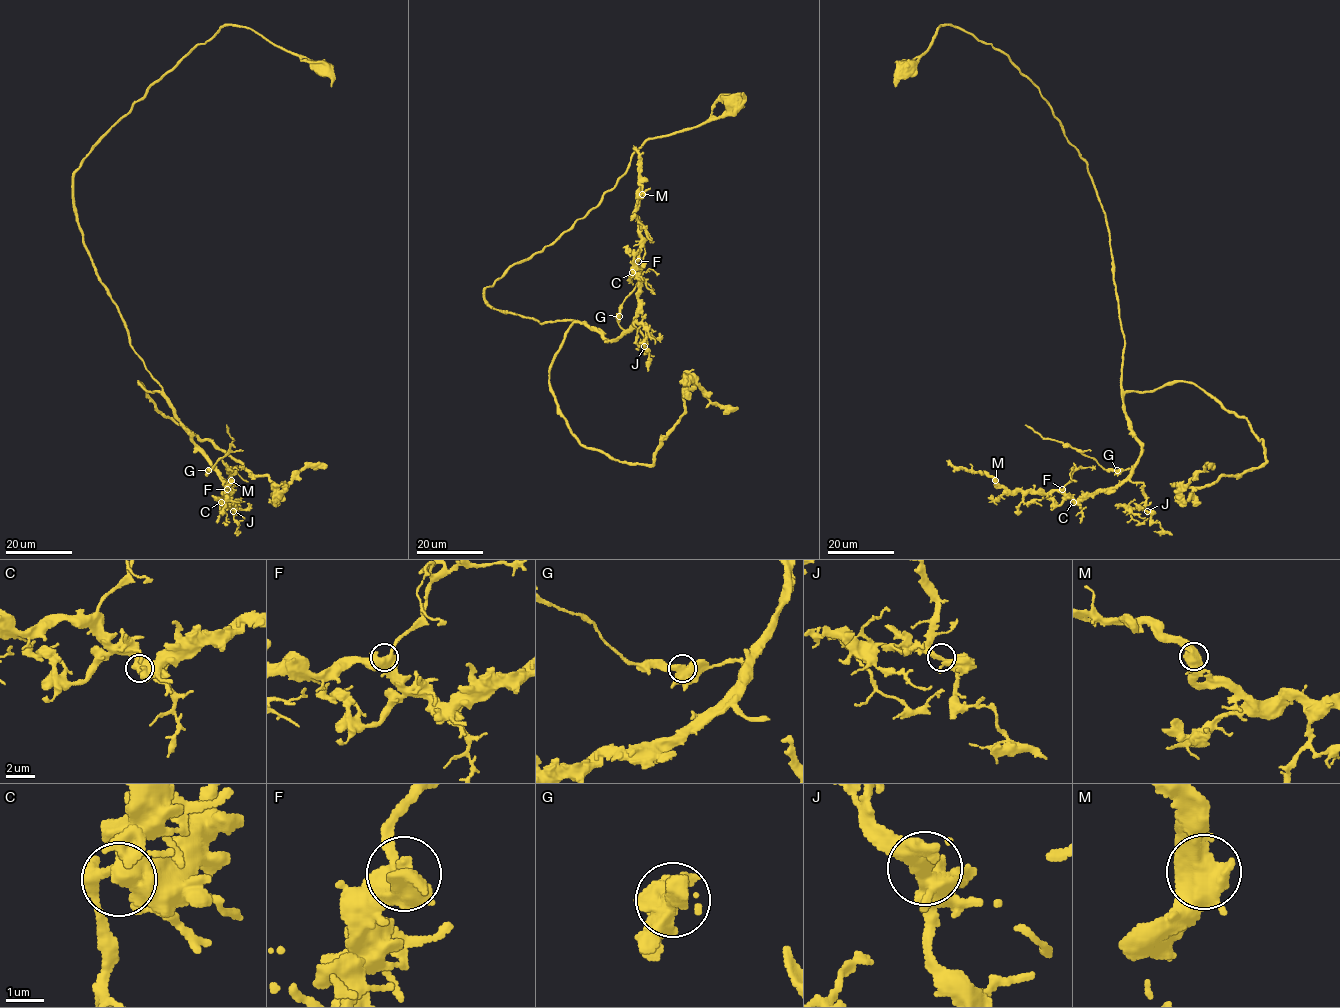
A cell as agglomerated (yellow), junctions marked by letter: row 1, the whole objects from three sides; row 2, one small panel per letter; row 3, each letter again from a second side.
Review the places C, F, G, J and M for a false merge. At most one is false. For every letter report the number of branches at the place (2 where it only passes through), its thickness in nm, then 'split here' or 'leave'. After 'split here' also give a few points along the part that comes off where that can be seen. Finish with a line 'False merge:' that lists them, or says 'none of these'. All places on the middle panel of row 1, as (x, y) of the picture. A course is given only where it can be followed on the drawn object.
C: branches 3; calibre 500 nm; leave
F: branches 3; calibre 440 nm; leave
G: branches 2; calibre 650 nm; leave
J: branches 3; calibre 360 nm; leave
M: branches 3; calibre 600 nm; leave
False merge: none of these

